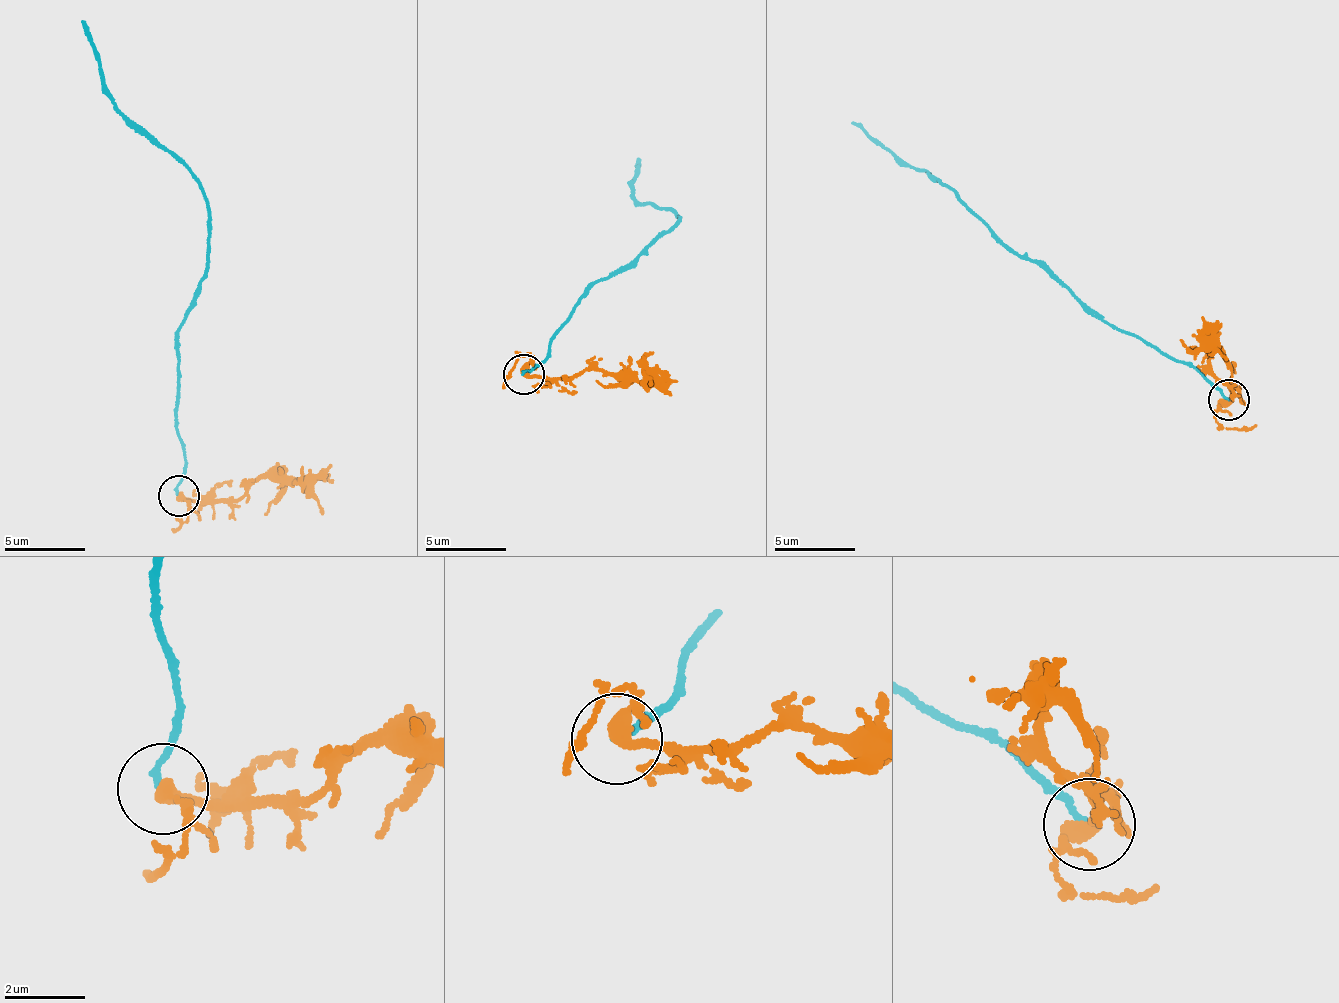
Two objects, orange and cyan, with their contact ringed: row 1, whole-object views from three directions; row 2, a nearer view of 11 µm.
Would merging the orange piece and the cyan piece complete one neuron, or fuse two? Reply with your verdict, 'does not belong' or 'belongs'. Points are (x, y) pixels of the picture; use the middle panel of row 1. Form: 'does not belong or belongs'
belongs

